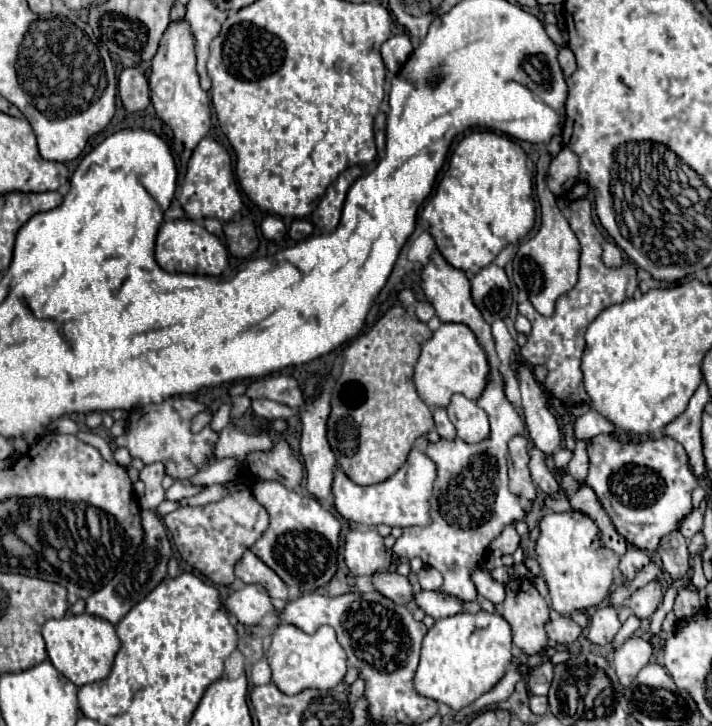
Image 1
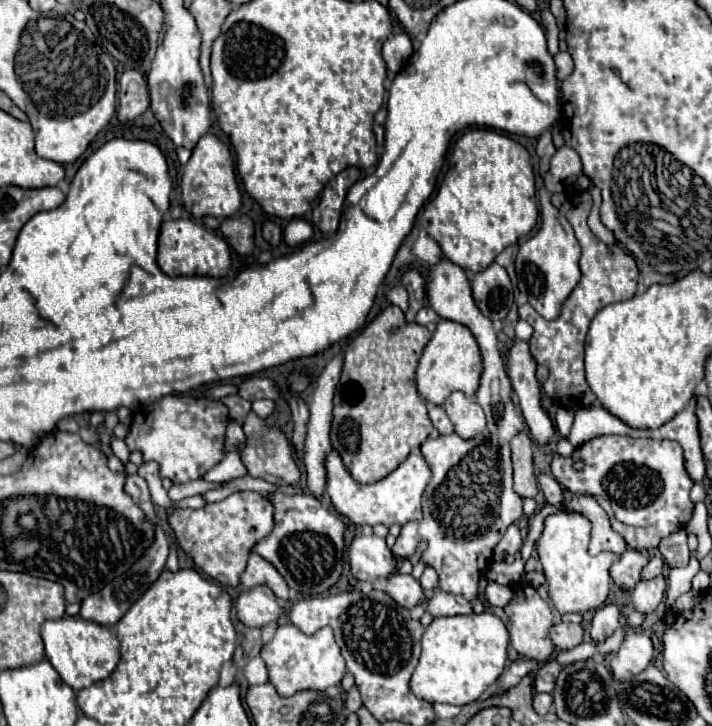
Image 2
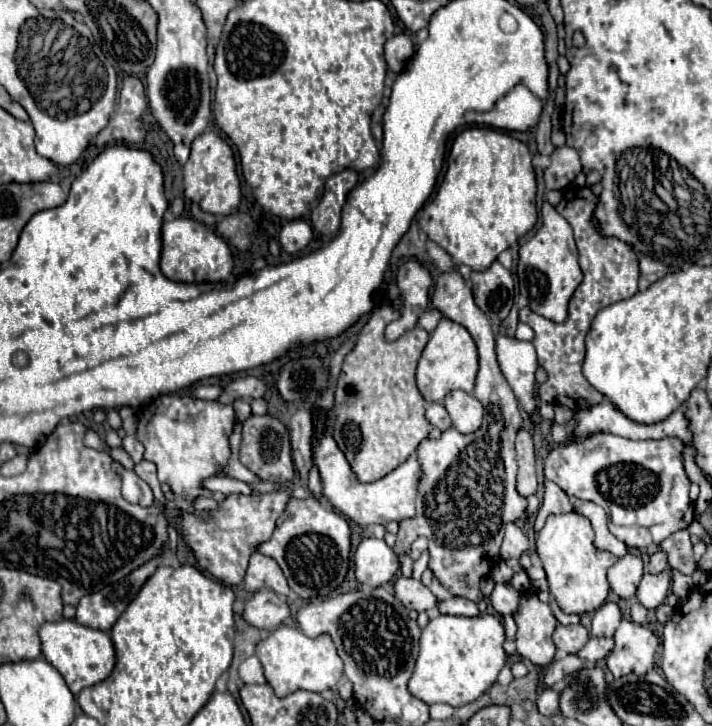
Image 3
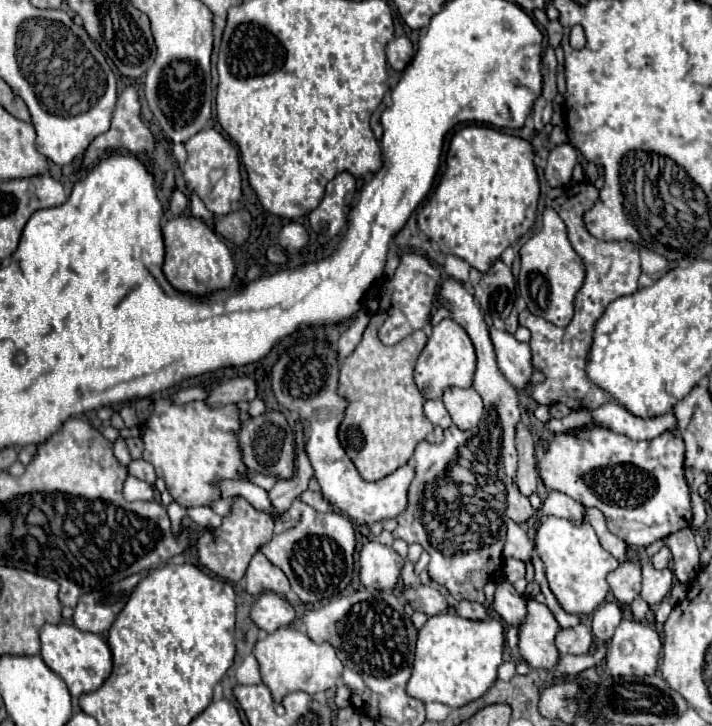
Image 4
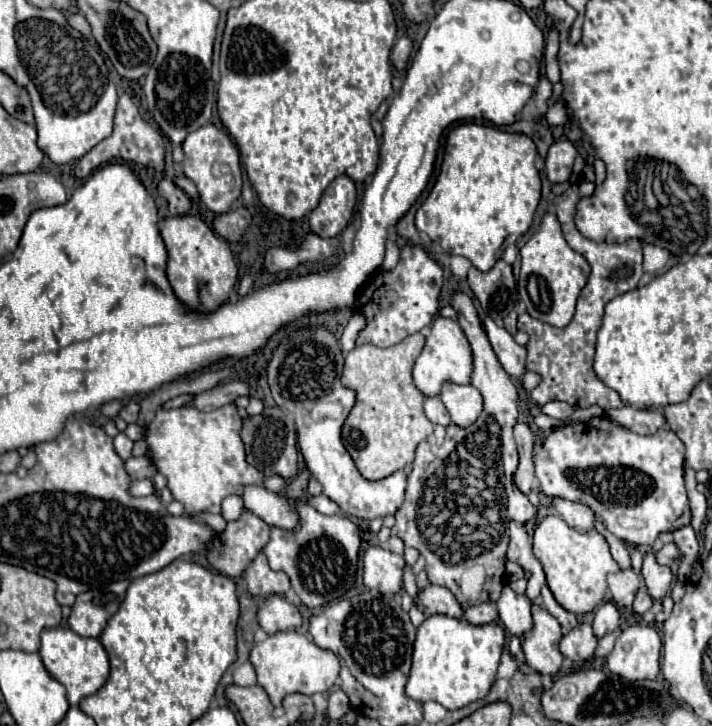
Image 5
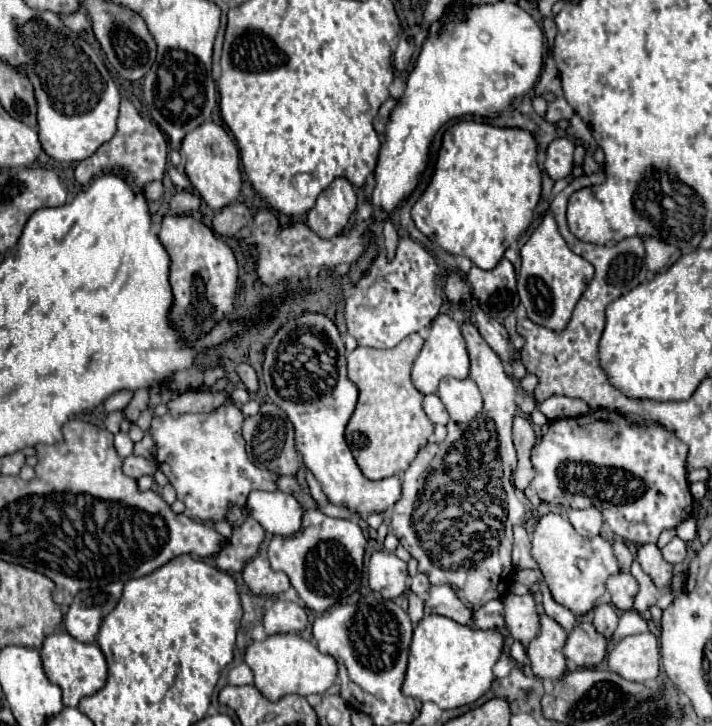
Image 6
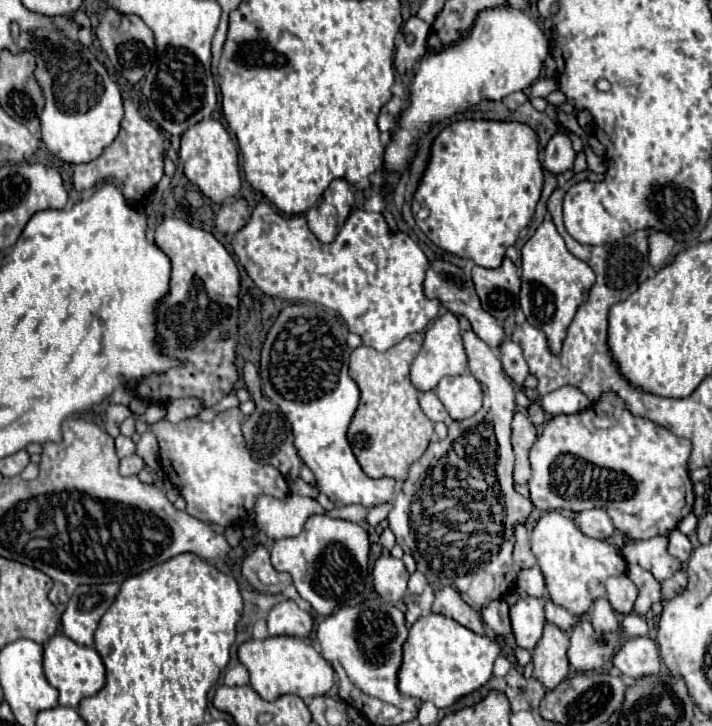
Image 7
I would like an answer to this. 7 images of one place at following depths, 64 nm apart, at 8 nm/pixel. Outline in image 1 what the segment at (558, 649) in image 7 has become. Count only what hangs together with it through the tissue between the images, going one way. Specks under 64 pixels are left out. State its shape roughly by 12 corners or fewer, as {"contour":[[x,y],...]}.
{"contour":[[526,578],[496,604],[528,656],[546,648],[548,604]]}

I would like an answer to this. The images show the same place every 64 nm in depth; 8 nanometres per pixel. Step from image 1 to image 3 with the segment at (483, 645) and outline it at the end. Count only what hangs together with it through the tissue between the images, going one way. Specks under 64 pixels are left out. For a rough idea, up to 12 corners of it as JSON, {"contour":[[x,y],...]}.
{"contour":[[492,614],[434,616],[410,694],[464,706],[506,664]]}

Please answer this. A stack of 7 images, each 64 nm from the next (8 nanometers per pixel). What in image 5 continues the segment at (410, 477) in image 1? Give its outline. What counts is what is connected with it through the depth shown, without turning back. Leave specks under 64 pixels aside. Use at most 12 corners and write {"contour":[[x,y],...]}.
{"contour":[[326,328],[292,332],[266,374],[294,414],[322,494],[368,522],[396,514],[408,474],[370,482],[340,438],[354,392]]}

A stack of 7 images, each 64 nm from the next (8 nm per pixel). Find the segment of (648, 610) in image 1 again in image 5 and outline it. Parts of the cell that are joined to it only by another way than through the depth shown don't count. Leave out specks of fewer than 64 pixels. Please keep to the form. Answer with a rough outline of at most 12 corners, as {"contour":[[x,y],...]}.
{"contour":[[646,552],[642,576],[652,600],[662,600],[674,574]]}

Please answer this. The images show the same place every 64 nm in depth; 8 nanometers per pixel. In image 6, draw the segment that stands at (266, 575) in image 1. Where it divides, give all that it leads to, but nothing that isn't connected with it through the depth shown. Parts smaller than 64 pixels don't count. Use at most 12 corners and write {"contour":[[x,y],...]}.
{"contour":[[256,554],[242,570],[252,594],[278,596],[290,588],[274,572],[266,554]]}

